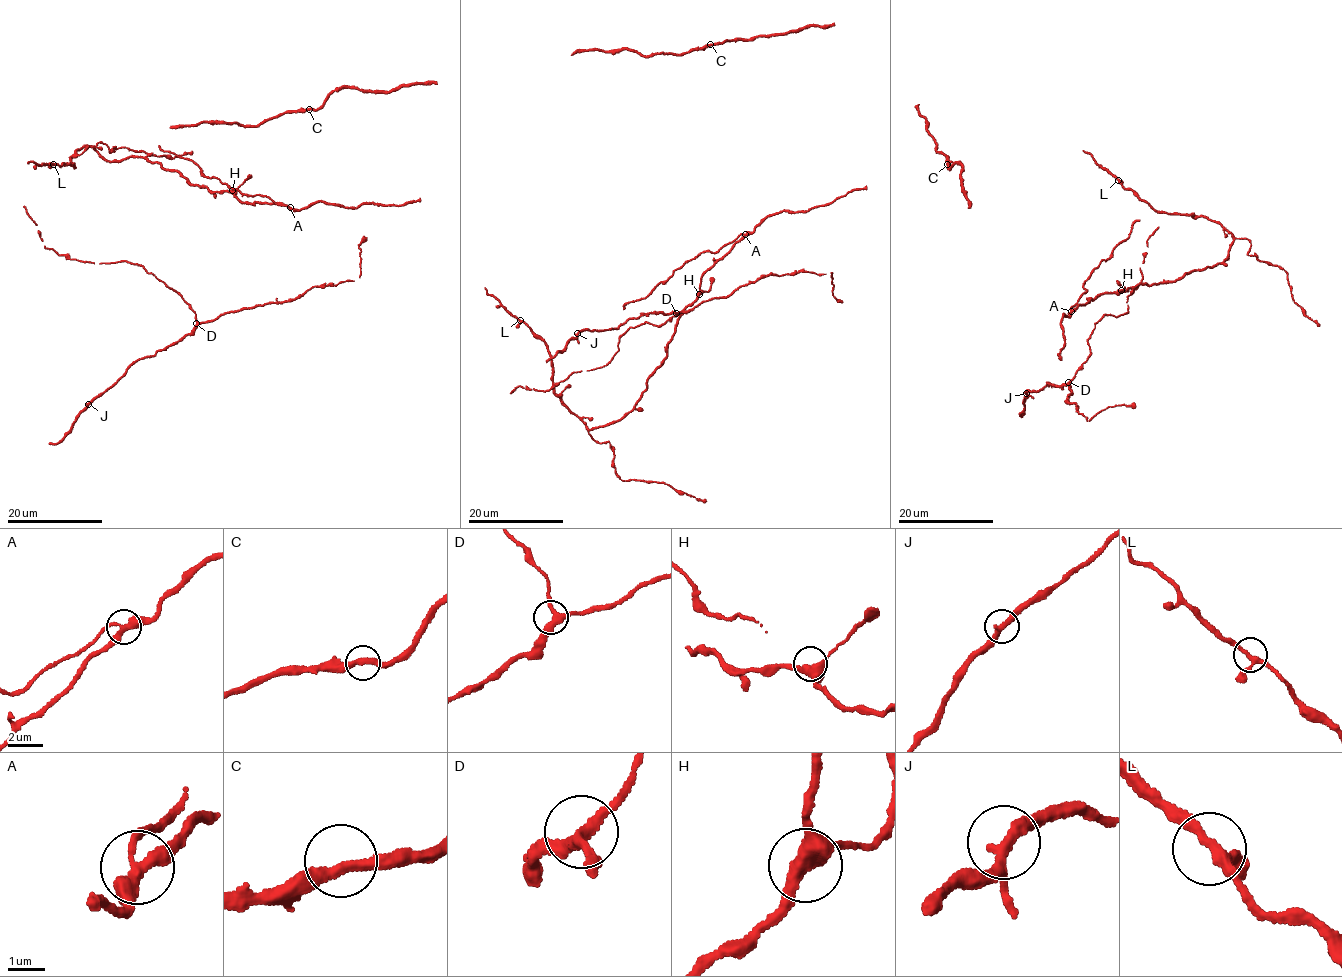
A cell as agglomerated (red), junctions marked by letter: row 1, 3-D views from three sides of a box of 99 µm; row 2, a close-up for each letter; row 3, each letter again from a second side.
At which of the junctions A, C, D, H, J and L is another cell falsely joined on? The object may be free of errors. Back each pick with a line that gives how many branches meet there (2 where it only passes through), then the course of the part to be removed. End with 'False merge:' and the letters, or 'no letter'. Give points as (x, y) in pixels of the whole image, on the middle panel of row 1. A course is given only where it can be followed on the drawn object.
A: 3 | (745, 234), (739, 235), (717, 251), (701, 252), (646, 296), (629, 302), (625, 309)
False merge: A

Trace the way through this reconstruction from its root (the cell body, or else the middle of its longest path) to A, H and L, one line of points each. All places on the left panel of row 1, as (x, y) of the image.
A: (264, 203), (290, 208)
H: (264, 203), (240, 201), (232, 190)
L: (264, 203), (190, 183), (138, 156), (109, 161), (94, 147), (70, 157), (74, 169), (53, 164)

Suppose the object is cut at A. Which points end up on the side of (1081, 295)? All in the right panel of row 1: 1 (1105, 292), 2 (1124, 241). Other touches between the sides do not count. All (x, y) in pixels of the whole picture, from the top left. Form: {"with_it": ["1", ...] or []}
{"with_it": ["2"]}

